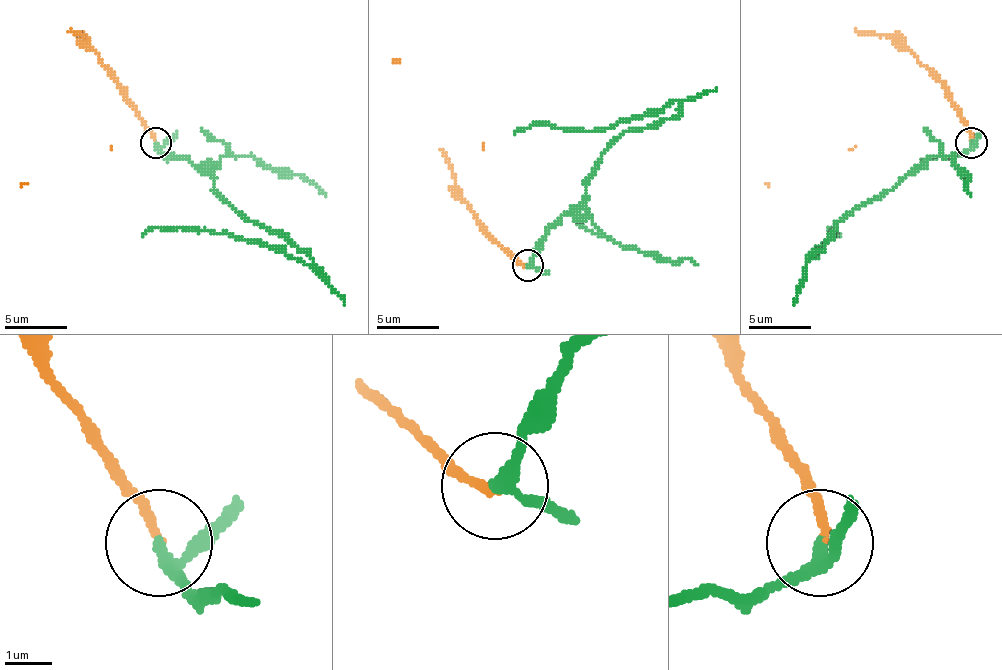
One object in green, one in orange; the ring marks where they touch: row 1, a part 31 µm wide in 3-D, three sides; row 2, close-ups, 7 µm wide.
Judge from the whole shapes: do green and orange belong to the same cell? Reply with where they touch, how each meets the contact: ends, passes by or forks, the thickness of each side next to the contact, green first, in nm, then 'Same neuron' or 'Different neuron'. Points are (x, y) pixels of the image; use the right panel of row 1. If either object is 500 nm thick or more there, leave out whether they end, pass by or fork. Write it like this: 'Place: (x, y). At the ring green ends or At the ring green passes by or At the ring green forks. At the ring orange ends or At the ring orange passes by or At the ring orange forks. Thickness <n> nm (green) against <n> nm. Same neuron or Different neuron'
Place: (971, 142). At the ring green passes by. At the ring orange ends. Thickness 190 nm (green) against 180 nm. Different neuron

